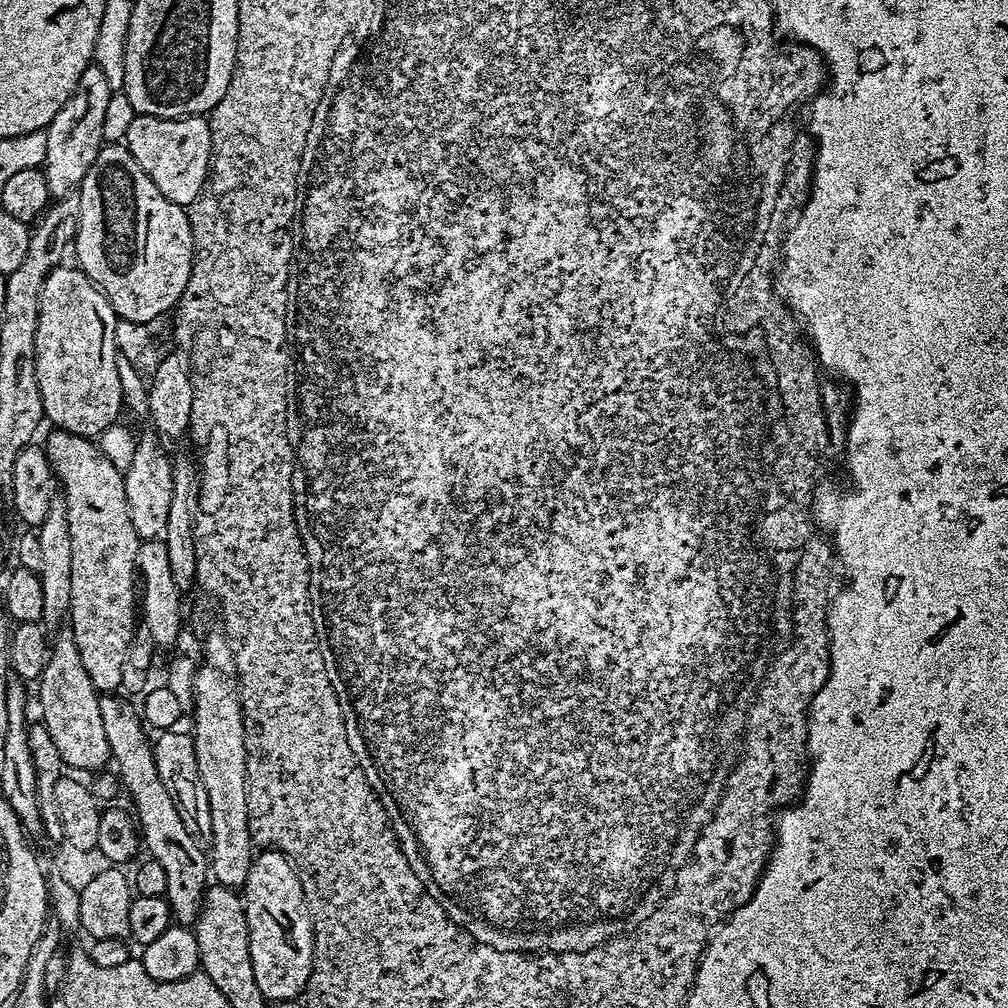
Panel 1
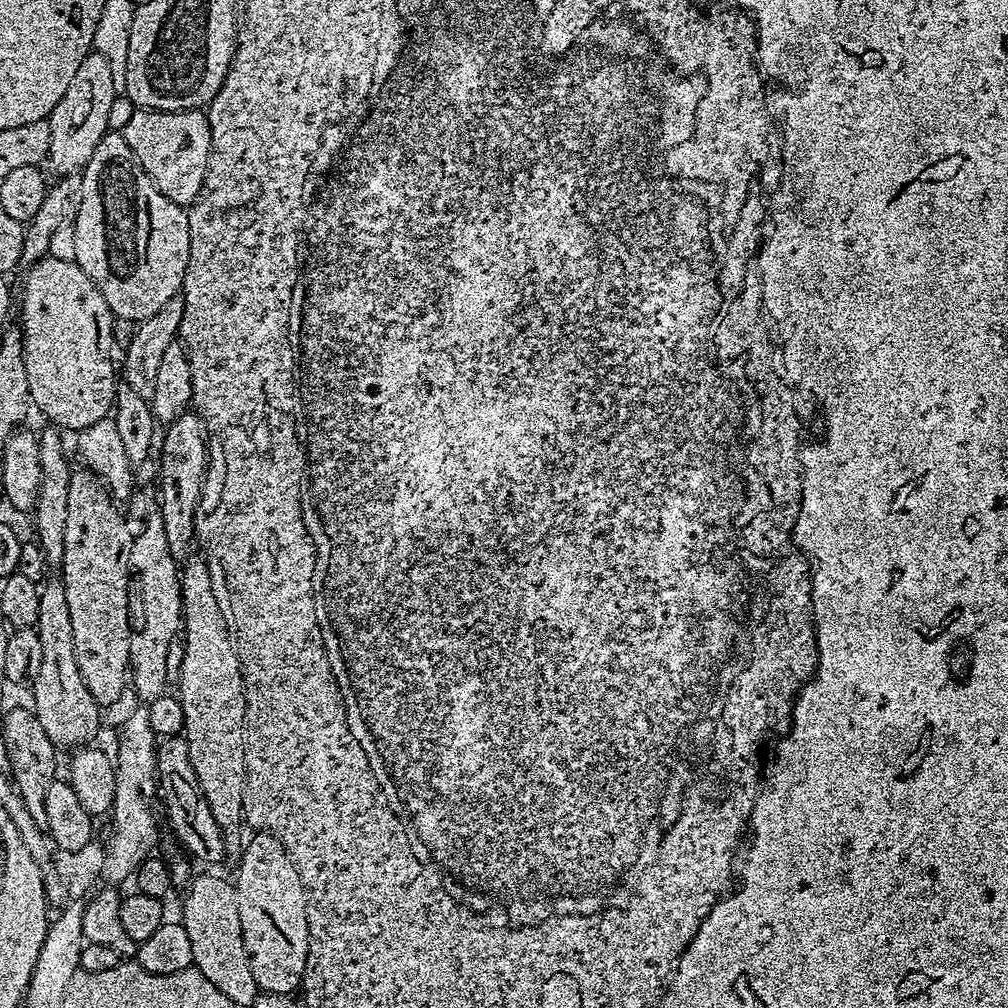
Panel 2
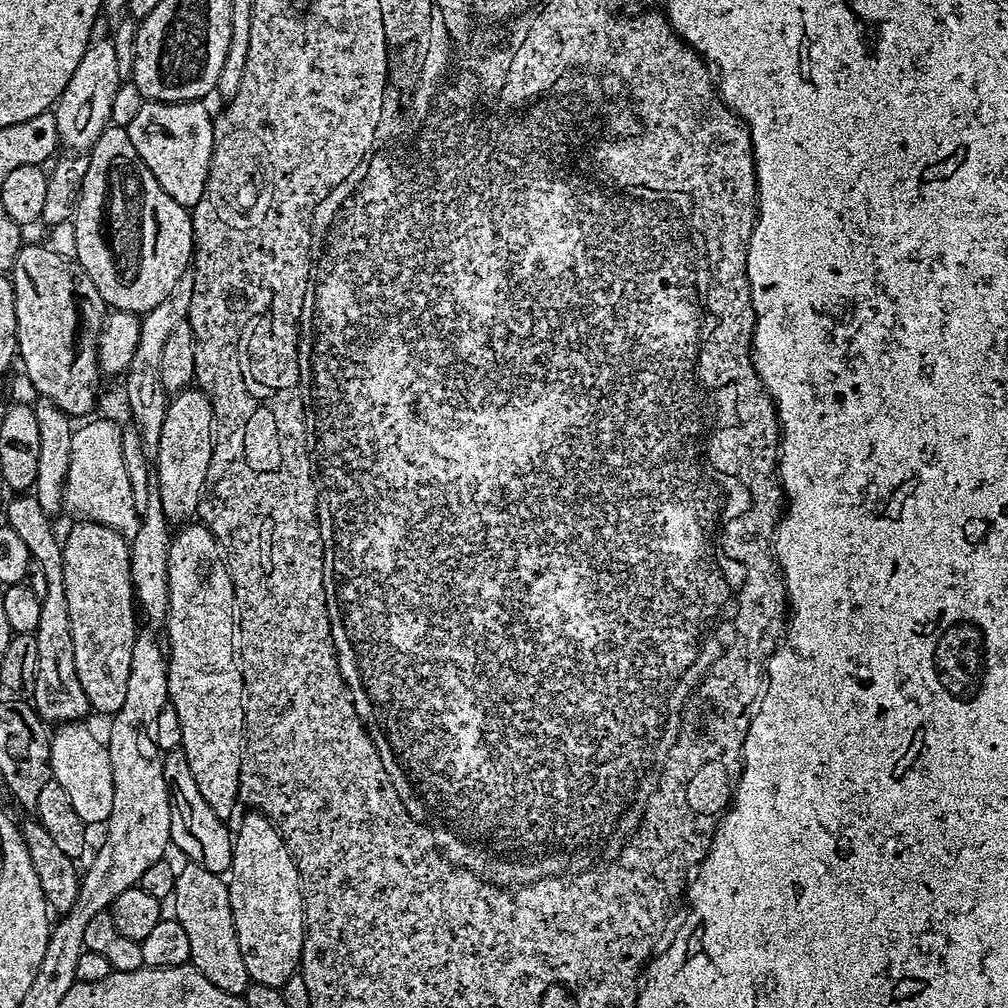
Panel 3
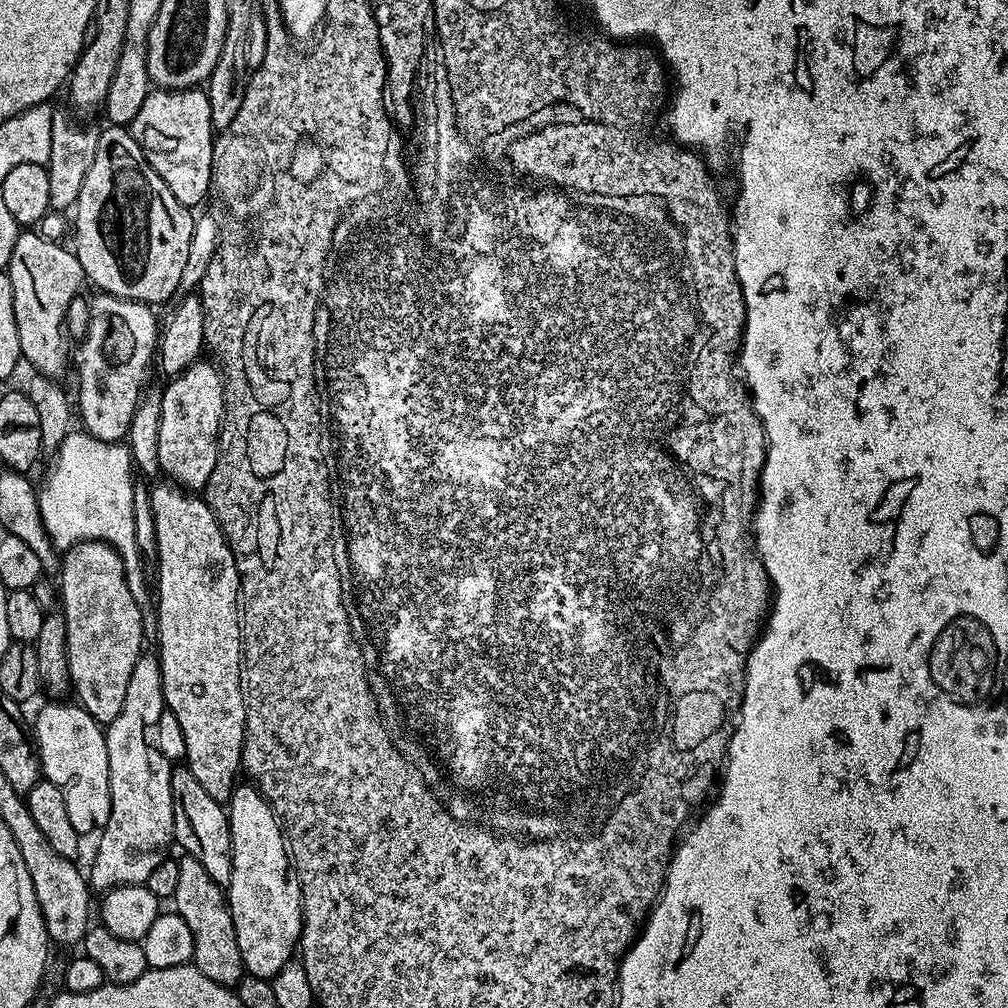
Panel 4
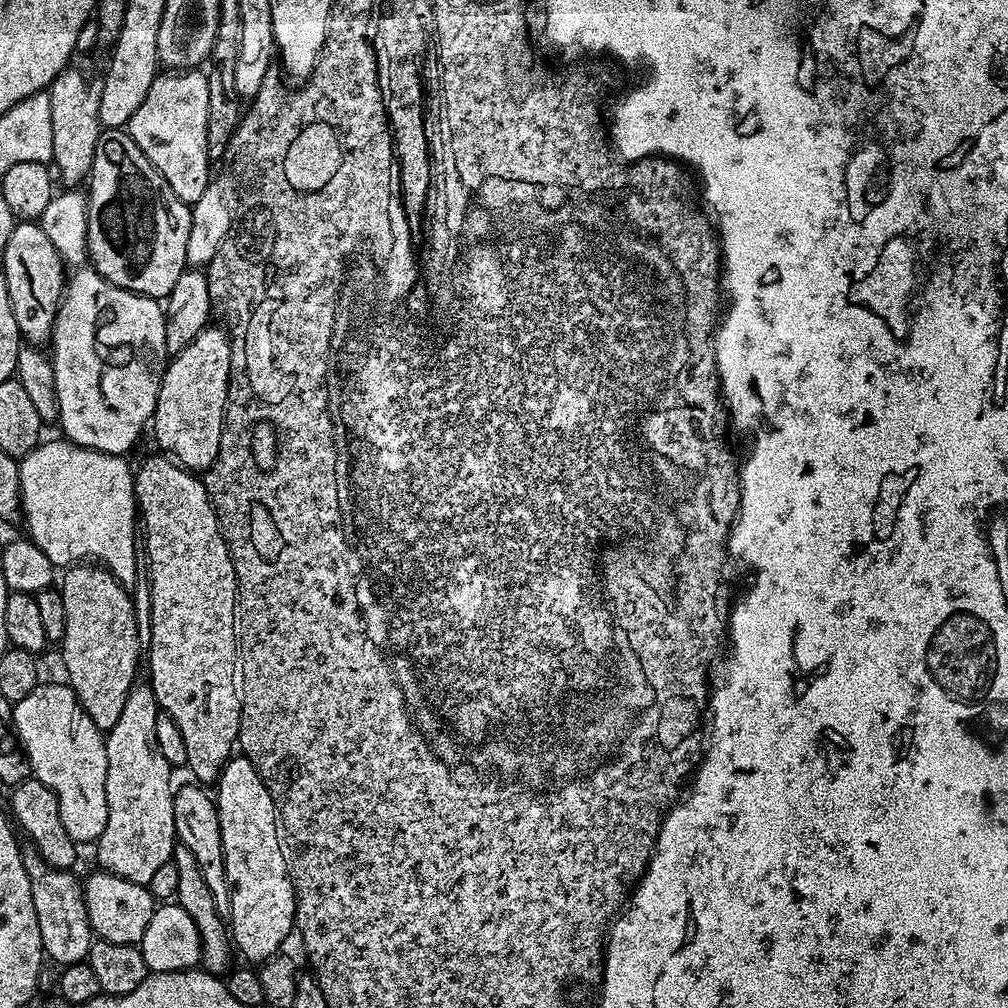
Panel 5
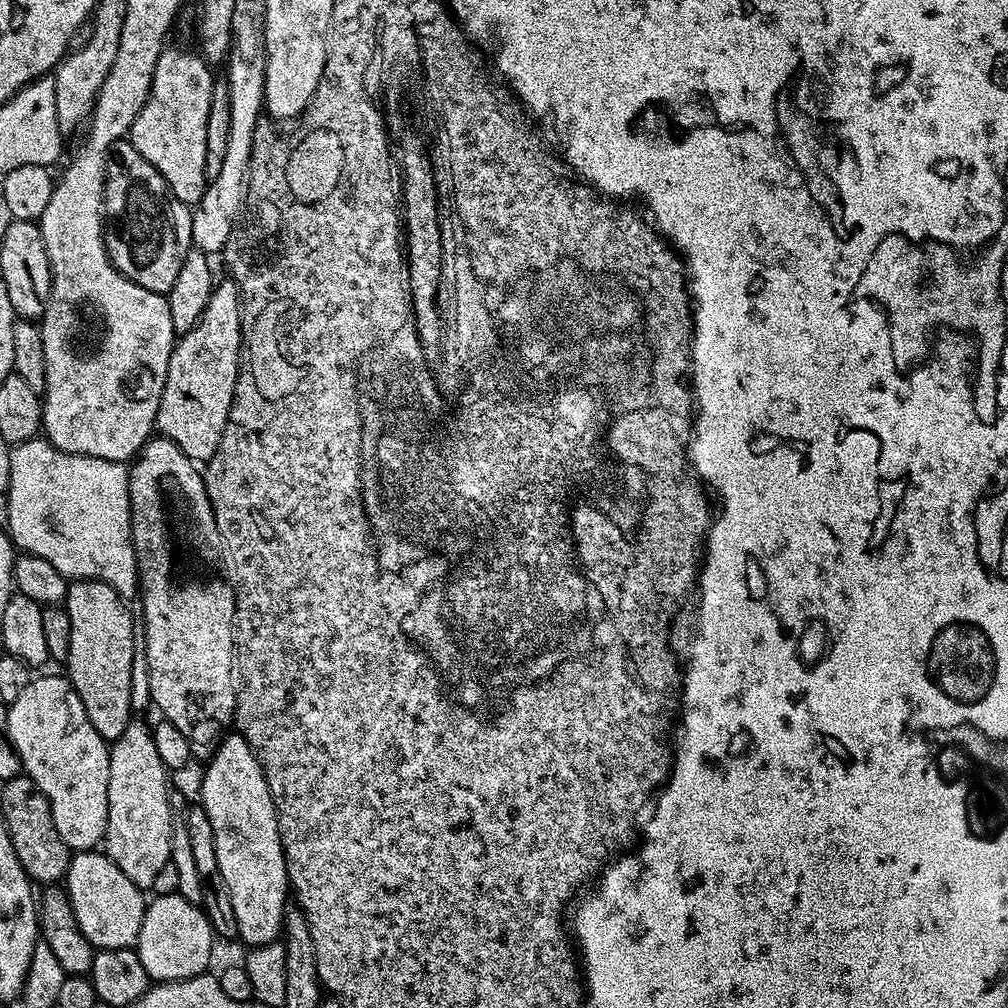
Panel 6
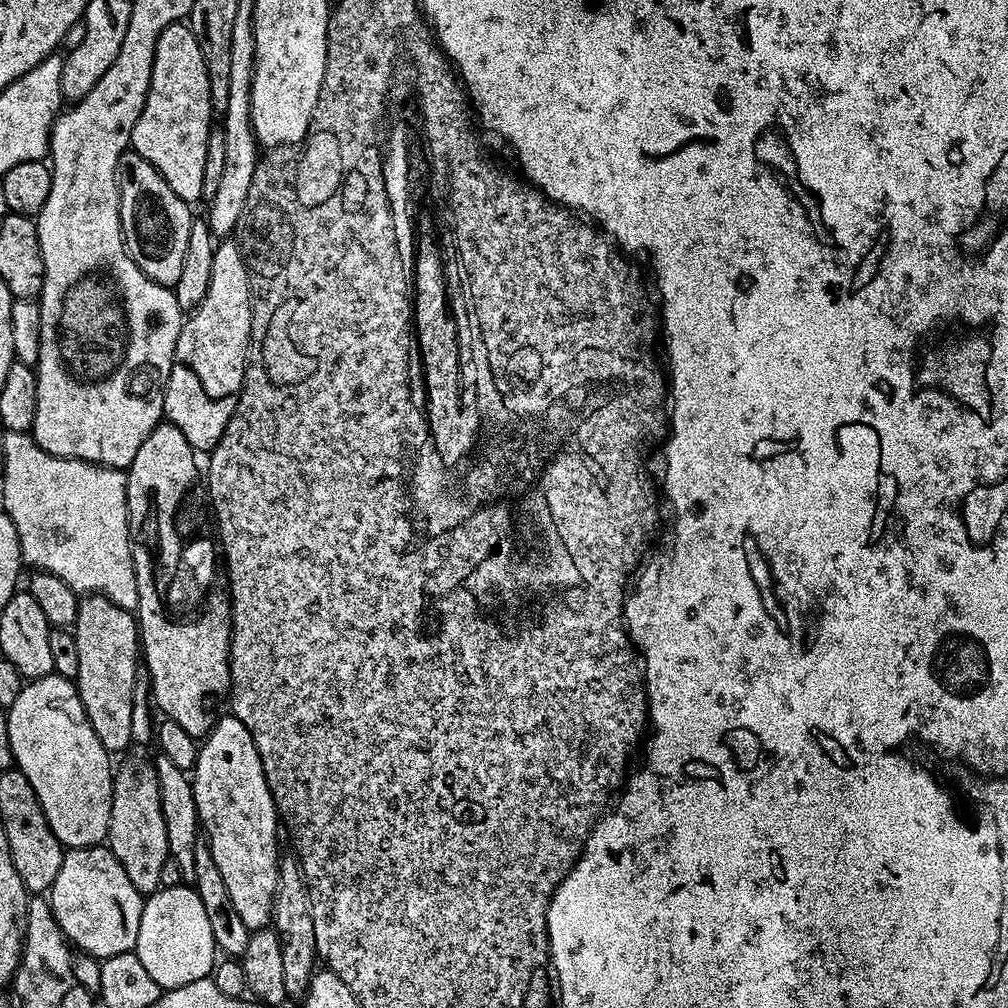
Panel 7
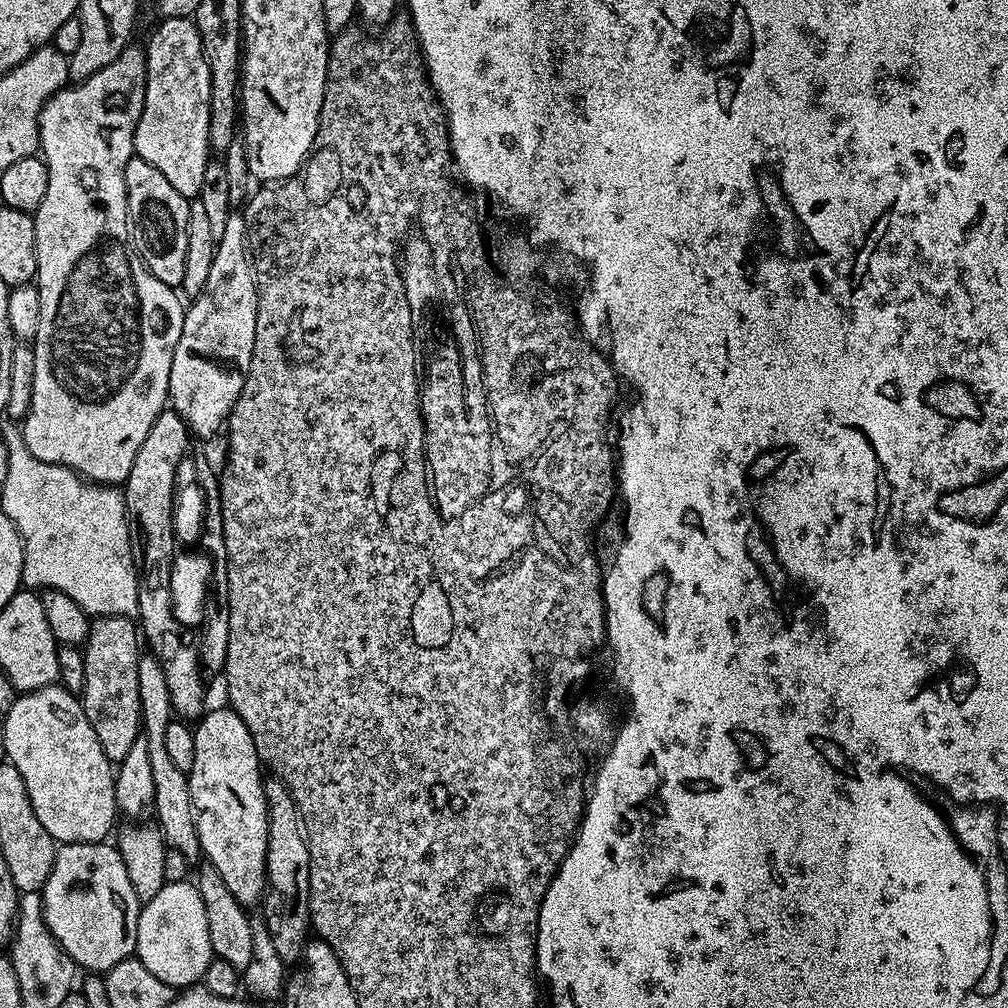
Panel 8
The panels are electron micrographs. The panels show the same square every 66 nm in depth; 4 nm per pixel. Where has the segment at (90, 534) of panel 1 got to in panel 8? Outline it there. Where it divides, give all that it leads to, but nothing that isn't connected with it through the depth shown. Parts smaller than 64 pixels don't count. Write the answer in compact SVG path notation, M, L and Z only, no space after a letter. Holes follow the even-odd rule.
M98 616L91 621L88 629L88 638L82 645L82 651L84 653L84 665L86 666L86 686L82 693L82 703L84 706L84 713L86 718L90 722L90 726L94 726L94 734L98 734L98 742L102 746L102 750L106 754L106 758L109 762L121 762L126 758L126 754L129 753L134 740L138 738L142 733L142 727L140 725L140 699L138 698L138 662L142 655L142 640L138 635L138 624L135 619L127 616Z

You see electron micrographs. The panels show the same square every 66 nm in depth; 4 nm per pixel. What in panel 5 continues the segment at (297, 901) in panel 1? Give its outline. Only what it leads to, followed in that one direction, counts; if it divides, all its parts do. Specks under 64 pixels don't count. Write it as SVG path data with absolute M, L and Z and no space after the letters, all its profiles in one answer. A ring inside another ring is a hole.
M243 754L233 755L228 765L220 772L220 778L214 785L214 799L222 830L224 869L232 889L230 939L239 955L241 952L246 959L253 960L248 962L260 966L283 949L280 947L287 942L288 935L291 932L293 935L296 919L296 891L288 873L286 858L282 854L276 804L258 770Z

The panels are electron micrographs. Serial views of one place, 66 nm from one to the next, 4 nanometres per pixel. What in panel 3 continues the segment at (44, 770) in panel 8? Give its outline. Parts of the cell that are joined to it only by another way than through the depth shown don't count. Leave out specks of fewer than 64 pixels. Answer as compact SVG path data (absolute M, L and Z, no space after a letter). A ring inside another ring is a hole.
M84 722L62 724L51 733L52 779L70 794L70 802L85 825L103 825L110 818L110 810L114 810L114 774L110 770L107 747L86 725Z

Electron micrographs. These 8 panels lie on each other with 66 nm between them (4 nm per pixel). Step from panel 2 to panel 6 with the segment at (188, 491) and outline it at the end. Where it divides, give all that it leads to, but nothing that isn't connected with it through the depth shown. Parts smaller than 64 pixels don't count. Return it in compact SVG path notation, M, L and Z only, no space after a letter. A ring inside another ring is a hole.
M230 278L217 283L202 318L177 339L170 354L166 386L156 415L155 431L174 442L193 462L207 462L218 450L230 414L244 334L240 331L240 290Z

